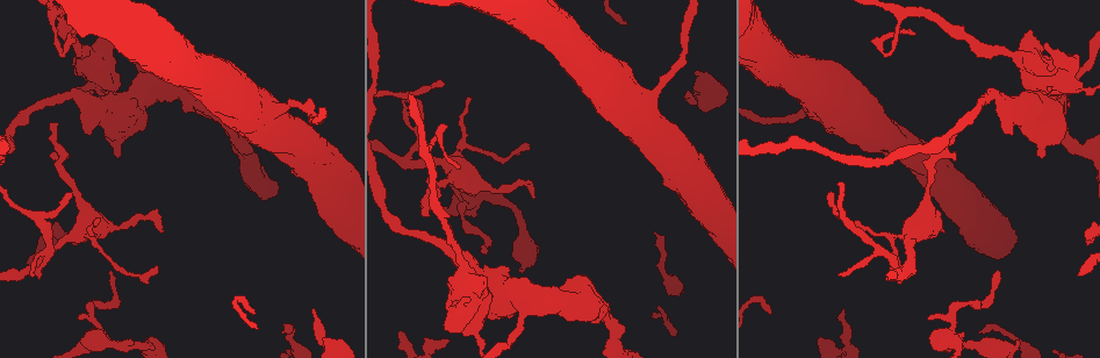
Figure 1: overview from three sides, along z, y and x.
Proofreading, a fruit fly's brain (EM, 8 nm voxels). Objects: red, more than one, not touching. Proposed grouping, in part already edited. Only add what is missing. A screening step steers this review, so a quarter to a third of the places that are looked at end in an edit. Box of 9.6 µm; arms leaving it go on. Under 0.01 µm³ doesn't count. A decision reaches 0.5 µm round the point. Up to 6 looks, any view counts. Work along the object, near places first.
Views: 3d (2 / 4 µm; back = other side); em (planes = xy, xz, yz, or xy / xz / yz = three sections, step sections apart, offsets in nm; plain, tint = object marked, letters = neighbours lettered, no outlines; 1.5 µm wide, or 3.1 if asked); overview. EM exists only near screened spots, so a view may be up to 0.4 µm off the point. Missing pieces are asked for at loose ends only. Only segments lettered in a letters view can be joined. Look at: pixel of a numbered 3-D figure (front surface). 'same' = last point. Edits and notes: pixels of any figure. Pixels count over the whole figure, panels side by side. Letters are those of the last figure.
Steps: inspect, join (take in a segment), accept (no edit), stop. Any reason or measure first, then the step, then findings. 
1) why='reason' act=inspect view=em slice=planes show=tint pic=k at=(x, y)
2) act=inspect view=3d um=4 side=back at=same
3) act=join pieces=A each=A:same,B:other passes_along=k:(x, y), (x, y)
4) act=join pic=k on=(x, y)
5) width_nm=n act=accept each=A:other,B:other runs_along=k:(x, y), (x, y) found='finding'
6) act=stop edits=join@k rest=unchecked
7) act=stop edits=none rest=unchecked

act=inspect view=em slice=xy step=8 show=plain pic=1 at=(483, 250)

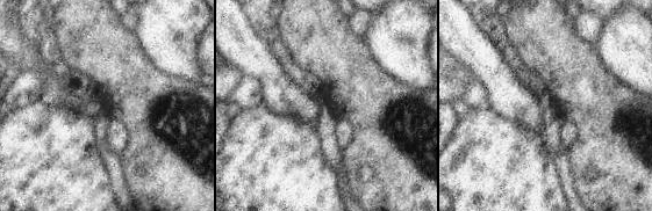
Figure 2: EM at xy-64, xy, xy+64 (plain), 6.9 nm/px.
act=inspect view=em slice=xy step=8 show=letters at=same

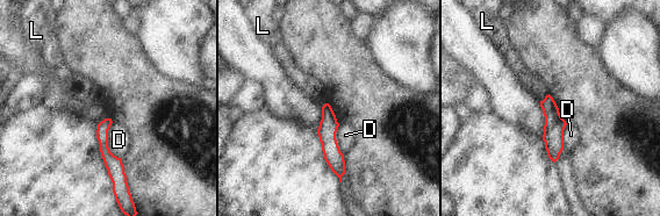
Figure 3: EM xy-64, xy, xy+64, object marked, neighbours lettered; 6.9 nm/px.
act=accept each=D:other,L:other border=3:(112, 122), (108, 149), (121, 159) found='none of them fits'

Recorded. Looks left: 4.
why='free end' act=inspect view=em slice=xz step=8 show=letters pic=1 at=(400, 331)

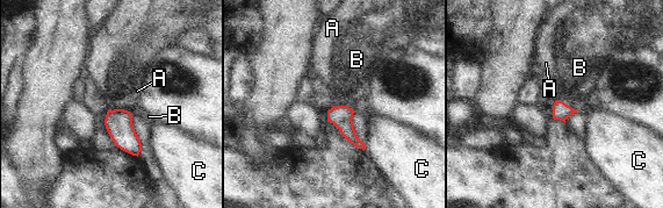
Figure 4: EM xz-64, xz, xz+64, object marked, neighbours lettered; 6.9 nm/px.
act=inspect view=em slice=planes show=letters at=same

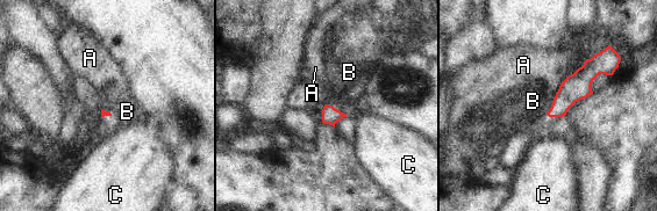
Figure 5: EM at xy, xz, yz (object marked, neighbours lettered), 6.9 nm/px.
act=accept each=A:other,B:other,C:other border=5:(326, 103), (347, 115) found='none of them fits'

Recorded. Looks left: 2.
act=stop edits=none rest=unchecked

